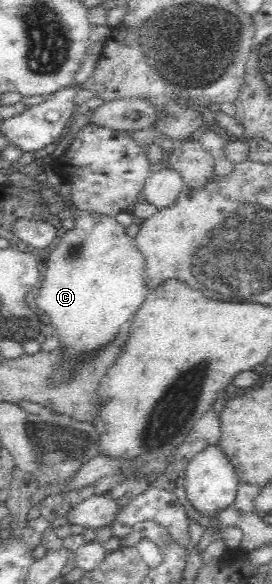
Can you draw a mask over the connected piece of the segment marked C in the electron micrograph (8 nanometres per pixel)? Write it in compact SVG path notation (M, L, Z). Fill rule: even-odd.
M77 209L77 217L75 217L73 228L61 231L60 236L54 244L54 248L50 250L46 261L46 271L41 277L40 286L33 290L37 306L41 308L43 314L49 315L49 323L53 325L53 329L55 329L55 337L57 337L57 341L59 341L59 354L61 354L61 357L59 357L59 360L61 360L59 361L59 365L55 367L55 371L53 371L53 373L49 375L49 379L47 379L47 387L61 387L61 385L73 382L74 378L81 372L81 369L84 369L83 365L89 363L97 353L101 353L101 349L105 349L105 347L123 331L121 327L123 327L129 319L132 320L136 311L141 308L141 303L146 301L147 291L142 280L142 257L140 257L140 253L138 253L136 249L131 249L132 239L126 236L124 229L125 226L119 224L113 217L106 217L106 215L88 213L88 211L80 211Z

